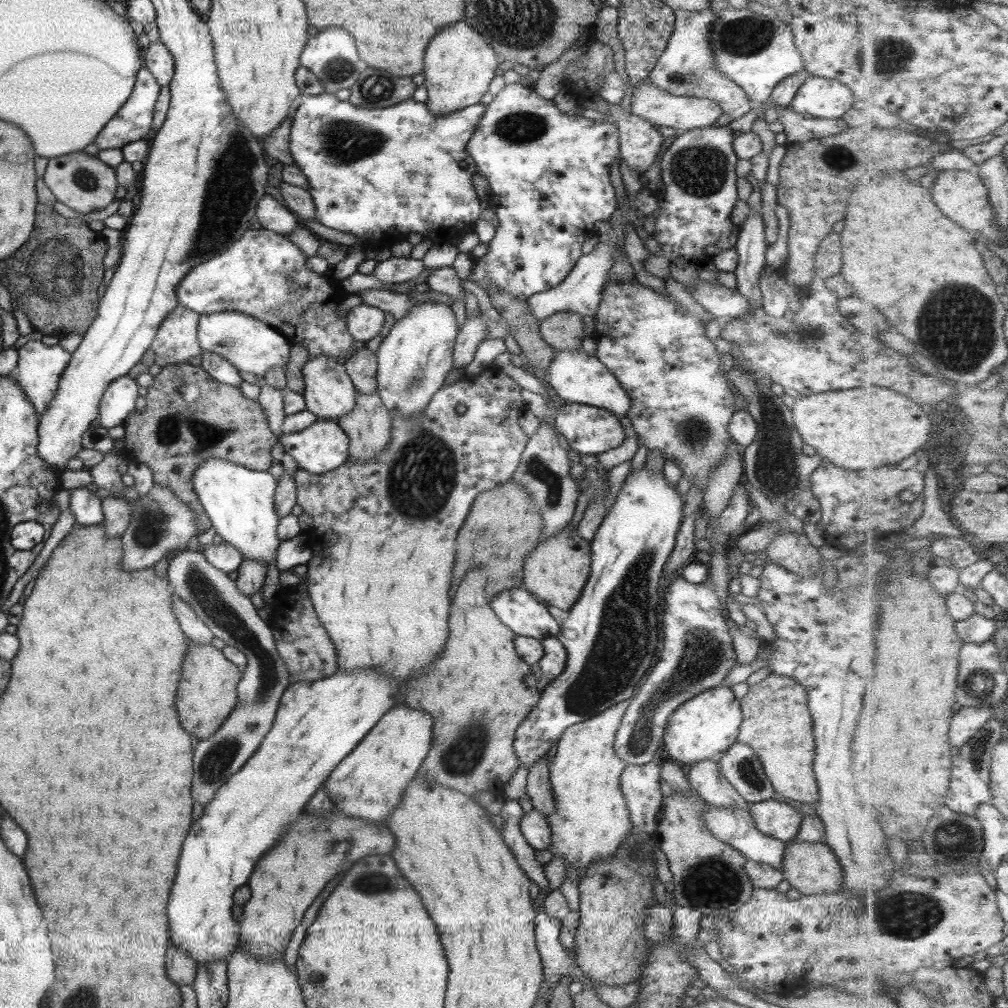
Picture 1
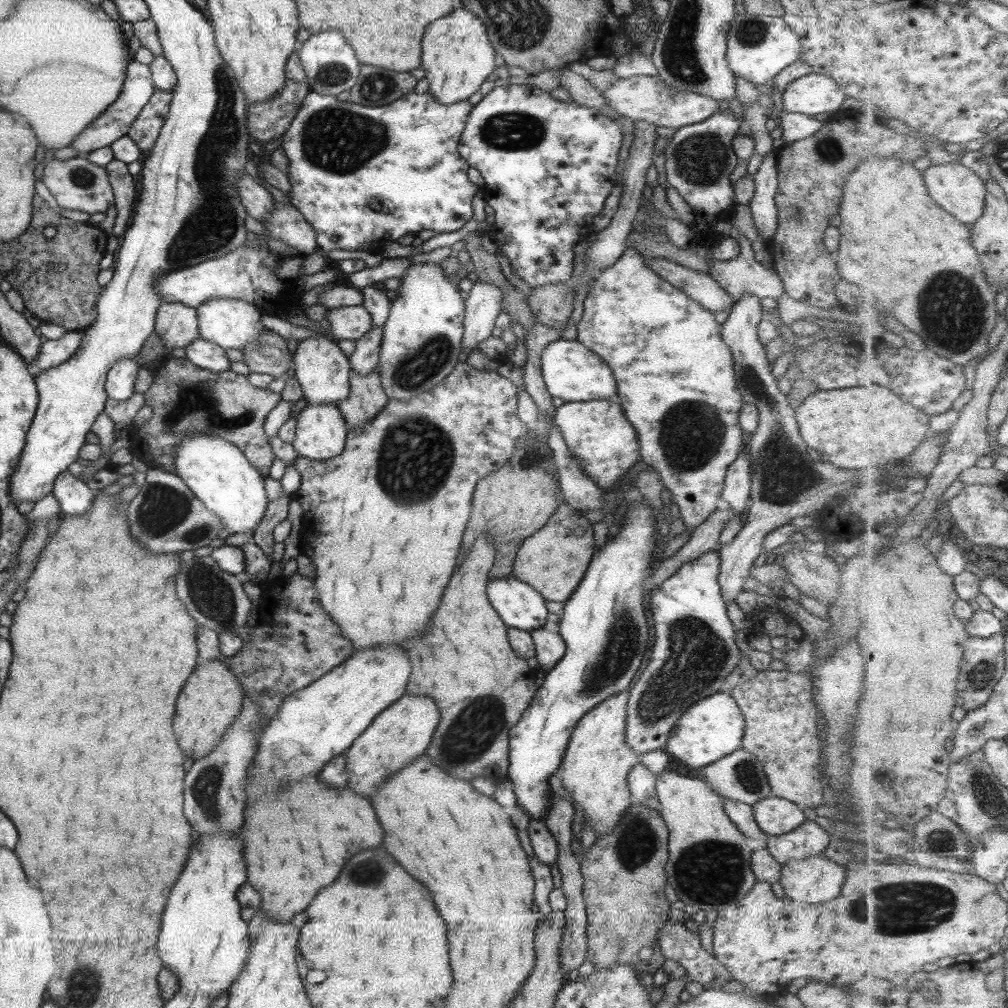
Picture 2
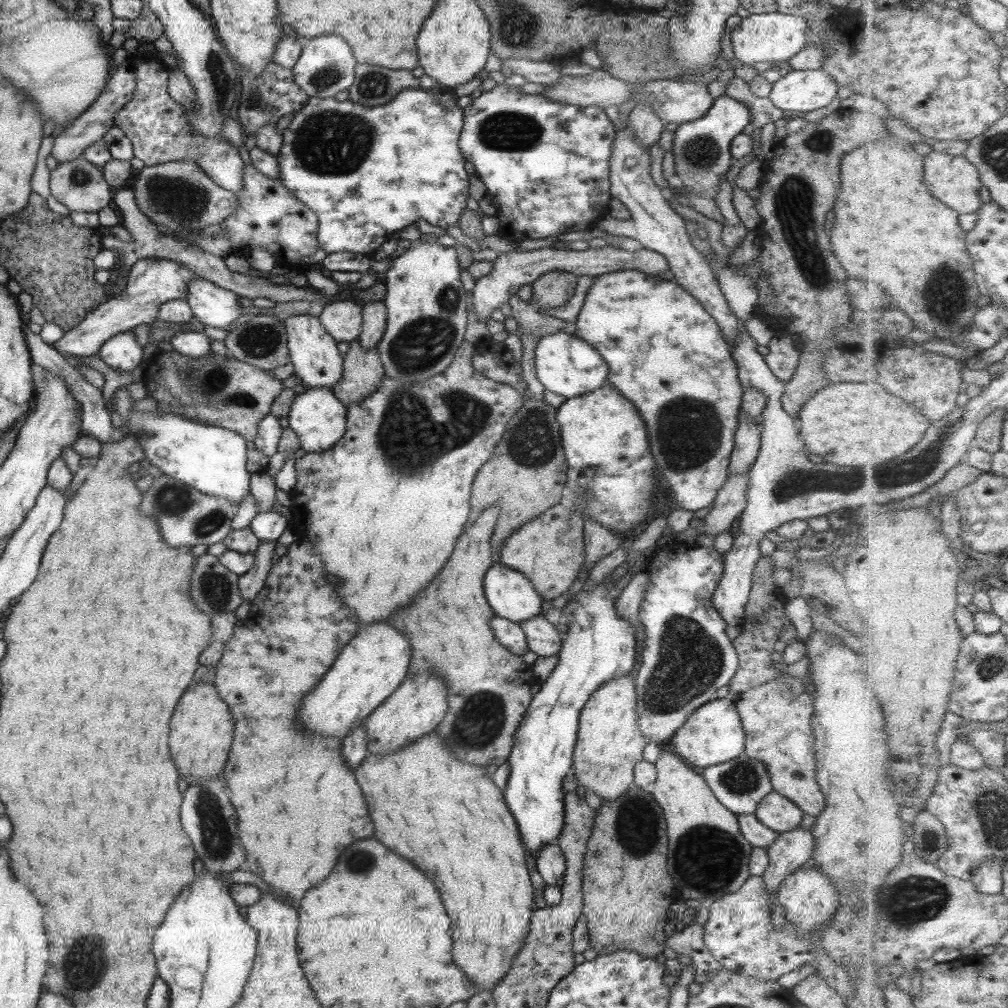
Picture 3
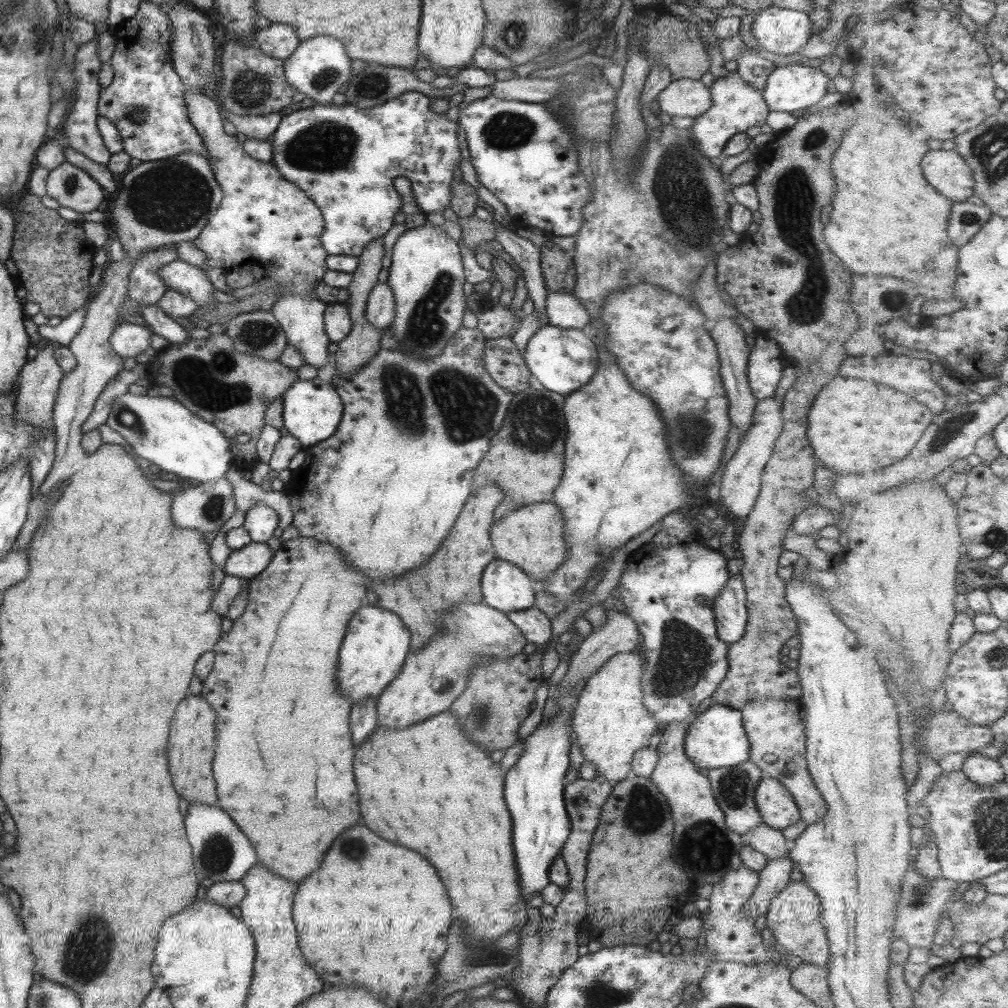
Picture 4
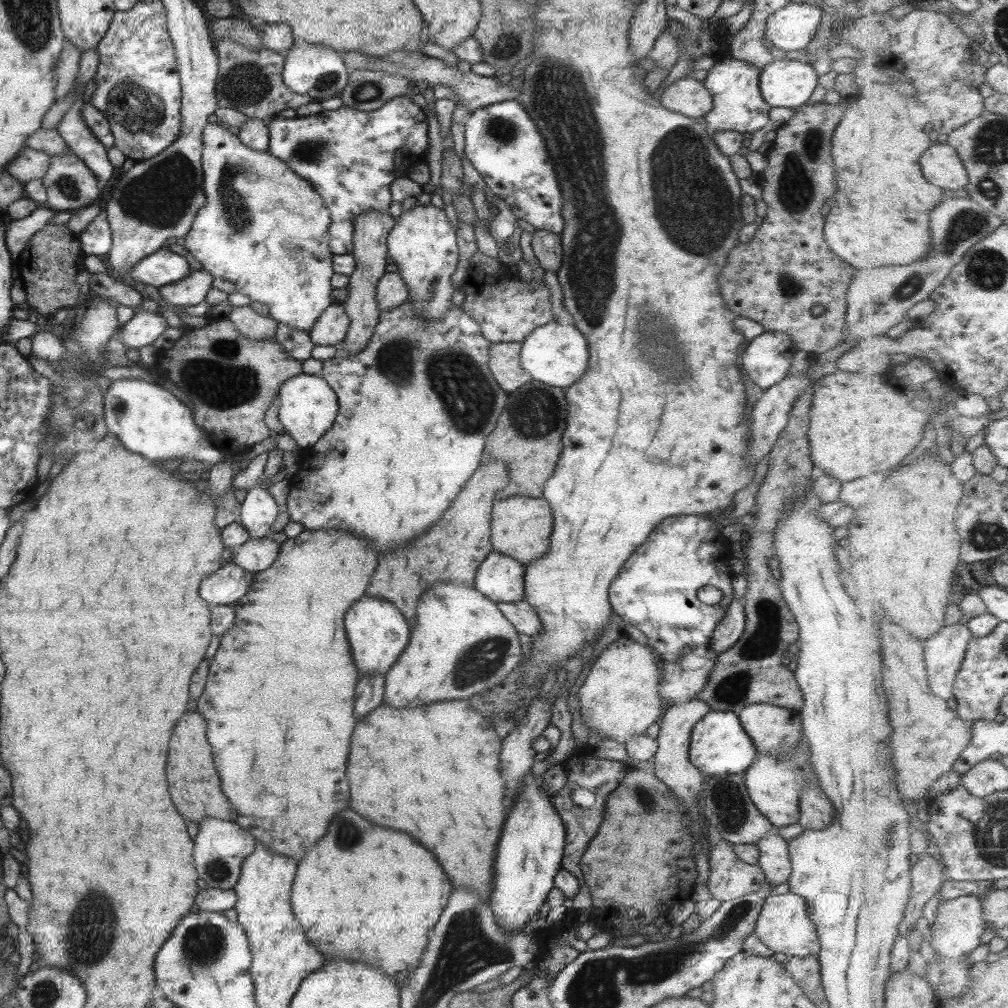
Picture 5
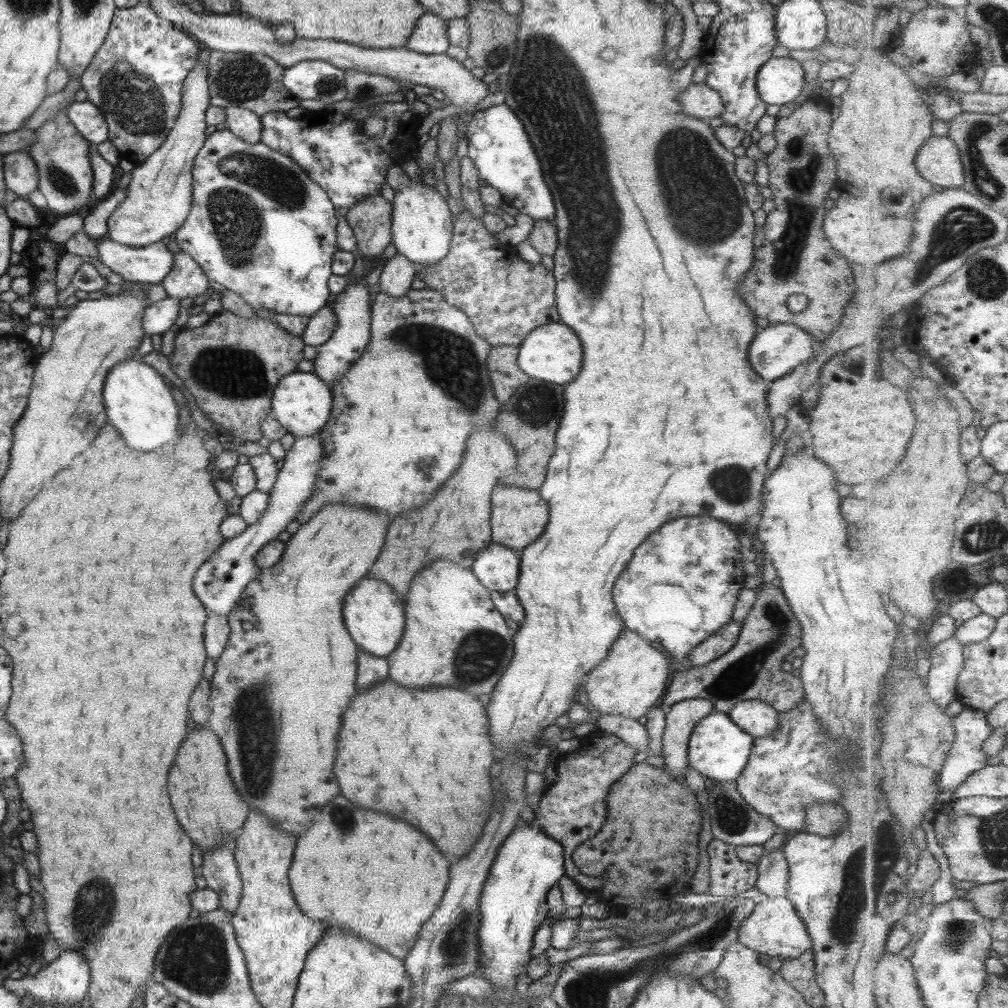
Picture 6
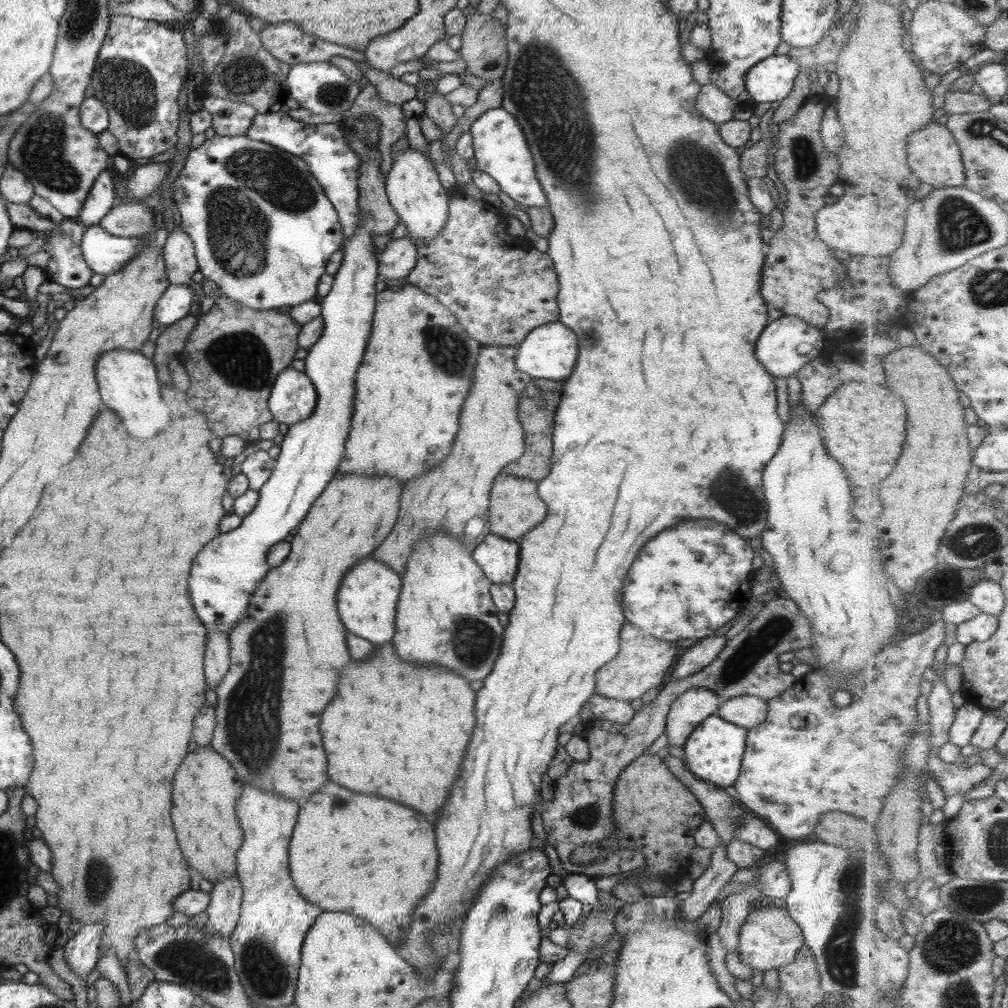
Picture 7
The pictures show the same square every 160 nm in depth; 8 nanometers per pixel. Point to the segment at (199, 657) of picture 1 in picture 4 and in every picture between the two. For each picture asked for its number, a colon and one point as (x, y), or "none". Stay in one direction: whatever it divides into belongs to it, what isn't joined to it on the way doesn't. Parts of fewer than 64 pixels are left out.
2: (211, 699)
3: (200, 731)
4: (190, 748)

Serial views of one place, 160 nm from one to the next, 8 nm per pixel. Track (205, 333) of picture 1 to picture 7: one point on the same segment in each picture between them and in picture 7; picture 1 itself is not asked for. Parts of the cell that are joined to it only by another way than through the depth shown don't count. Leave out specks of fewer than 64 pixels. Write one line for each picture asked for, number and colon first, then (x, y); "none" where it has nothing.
2: (229, 323)
3: (211, 305)
4: (178, 276)
5: (163, 267)
6: (148, 264)
7: (104, 253)

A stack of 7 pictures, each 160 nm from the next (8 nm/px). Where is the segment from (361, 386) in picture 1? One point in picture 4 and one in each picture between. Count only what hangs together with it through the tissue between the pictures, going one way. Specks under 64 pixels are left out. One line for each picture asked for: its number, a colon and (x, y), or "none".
2: (364, 358)
3: (373, 315)
4: (380, 308)

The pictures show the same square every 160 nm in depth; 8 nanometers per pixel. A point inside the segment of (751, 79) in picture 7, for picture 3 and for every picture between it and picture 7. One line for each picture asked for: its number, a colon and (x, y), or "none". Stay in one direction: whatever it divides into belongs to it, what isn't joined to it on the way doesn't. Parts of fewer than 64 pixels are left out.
3: (798, 90)
4: (789, 87)
5: (787, 83)
6: (779, 80)

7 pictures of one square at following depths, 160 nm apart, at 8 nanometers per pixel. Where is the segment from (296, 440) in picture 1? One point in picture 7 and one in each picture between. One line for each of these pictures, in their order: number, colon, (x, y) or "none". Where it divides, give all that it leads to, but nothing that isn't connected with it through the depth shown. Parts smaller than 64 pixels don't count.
2: (320, 431)
3: (318, 419)
4: (311, 409)
5: (307, 406)
6: (301, 403)
7: (292, 397)

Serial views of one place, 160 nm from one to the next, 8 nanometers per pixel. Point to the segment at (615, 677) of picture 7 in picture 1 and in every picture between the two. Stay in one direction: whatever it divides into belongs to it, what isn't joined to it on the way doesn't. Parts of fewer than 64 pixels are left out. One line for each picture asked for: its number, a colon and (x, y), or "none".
1: (591, 818)
2: (593, 771)
3: (608, 744)
4: (610, 724)
5: (619, 697)
6: (632, 678)

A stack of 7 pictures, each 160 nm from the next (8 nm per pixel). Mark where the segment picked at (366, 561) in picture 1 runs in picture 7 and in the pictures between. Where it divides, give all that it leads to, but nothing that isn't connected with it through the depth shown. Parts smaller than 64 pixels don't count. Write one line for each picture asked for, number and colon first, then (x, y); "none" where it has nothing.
2: (395, 554)
3: (383, 506)
4: (384, 488)
5: (414, 406)
6: (400, 415)
7: (417, 367)

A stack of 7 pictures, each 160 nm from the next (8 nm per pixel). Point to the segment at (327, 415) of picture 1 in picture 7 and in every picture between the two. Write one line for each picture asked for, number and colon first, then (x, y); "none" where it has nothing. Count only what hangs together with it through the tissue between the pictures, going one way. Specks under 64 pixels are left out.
2: (321, 369)
3: (317, 363)
4: (265, 225)
5: (263, 228)
6: (258, 225)
7: (262, 230)

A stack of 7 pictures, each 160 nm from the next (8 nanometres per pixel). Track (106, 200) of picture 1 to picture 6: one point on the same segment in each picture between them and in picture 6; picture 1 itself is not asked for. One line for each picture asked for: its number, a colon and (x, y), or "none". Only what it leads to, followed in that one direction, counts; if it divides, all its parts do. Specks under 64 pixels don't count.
2: (75, 184)
3: (78, 185)
4: (71, 187)
5: (69, 185)
6: (61, 155)

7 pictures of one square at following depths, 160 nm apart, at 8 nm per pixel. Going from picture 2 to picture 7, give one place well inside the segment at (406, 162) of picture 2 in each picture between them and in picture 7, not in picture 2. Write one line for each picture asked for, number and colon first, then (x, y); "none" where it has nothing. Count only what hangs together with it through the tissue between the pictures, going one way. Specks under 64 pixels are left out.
3: (365, 173)
4: (344, 159)
5: (350, 157)
6: (330, 147)
7: (321, 147)

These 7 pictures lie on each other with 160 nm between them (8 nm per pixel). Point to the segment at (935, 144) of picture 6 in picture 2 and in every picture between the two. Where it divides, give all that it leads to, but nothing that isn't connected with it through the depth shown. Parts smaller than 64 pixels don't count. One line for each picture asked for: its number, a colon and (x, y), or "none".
2: (956, 188)
3: (955, 180)
4: (946, 170)
5: (942, 165)

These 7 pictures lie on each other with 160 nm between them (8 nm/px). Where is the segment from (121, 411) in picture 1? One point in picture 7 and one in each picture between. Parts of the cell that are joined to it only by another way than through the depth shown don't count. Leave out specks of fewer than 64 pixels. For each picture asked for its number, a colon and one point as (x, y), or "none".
2: (119, 380)
3: (121, 352)
4: (128, 339)
5: (143, 327)
6: (159, 316)
7: (173, 304)

